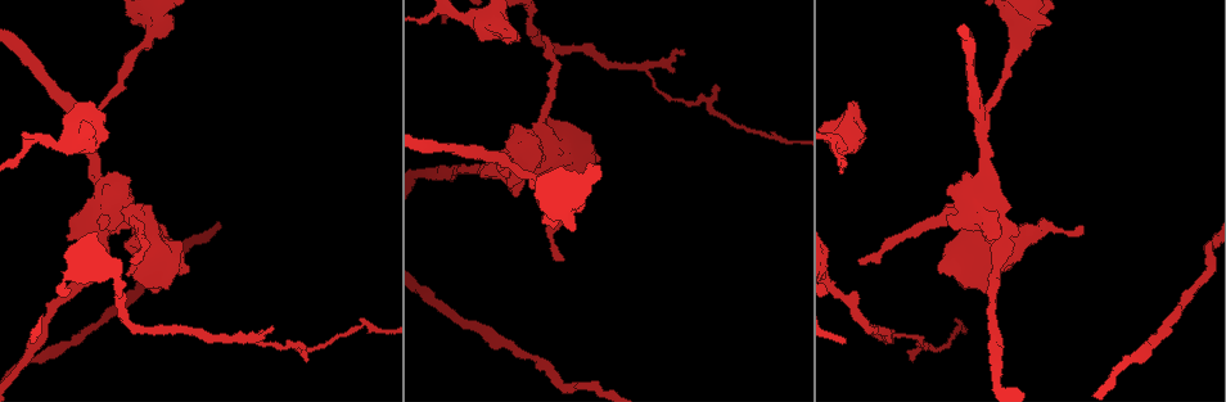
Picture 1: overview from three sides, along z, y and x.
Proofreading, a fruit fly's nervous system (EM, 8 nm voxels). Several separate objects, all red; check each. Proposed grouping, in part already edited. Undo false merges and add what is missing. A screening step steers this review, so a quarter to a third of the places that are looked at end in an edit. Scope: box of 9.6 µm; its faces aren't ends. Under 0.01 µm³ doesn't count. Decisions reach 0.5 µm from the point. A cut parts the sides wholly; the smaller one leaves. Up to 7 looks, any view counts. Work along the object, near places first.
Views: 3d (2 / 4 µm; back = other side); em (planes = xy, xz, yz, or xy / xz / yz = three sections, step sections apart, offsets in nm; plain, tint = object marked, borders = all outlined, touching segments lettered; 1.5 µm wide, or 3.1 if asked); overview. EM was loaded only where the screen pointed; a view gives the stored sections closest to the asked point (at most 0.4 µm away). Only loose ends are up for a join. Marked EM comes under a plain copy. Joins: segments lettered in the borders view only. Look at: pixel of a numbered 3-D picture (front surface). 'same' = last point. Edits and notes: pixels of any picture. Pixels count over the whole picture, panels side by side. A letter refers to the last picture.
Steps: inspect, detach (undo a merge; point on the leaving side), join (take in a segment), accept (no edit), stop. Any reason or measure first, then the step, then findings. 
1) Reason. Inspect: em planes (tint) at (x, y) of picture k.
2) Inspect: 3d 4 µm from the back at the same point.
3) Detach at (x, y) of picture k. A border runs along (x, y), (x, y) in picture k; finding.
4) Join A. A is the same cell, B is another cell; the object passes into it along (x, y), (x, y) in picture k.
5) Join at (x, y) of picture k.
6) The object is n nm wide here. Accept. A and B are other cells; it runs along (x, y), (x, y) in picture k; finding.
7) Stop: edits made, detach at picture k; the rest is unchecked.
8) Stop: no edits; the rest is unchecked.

End of a long branch. Inspect: 3d 2 µm at (563, 258) of picture 1.

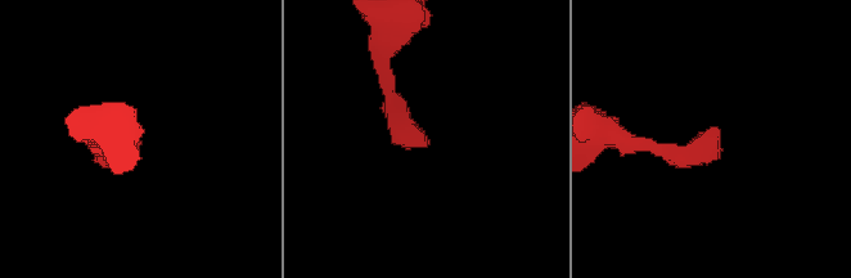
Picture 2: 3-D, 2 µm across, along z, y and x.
Need the tissue. Inspect: em planes (borders) at (423, 145) of picture 2.

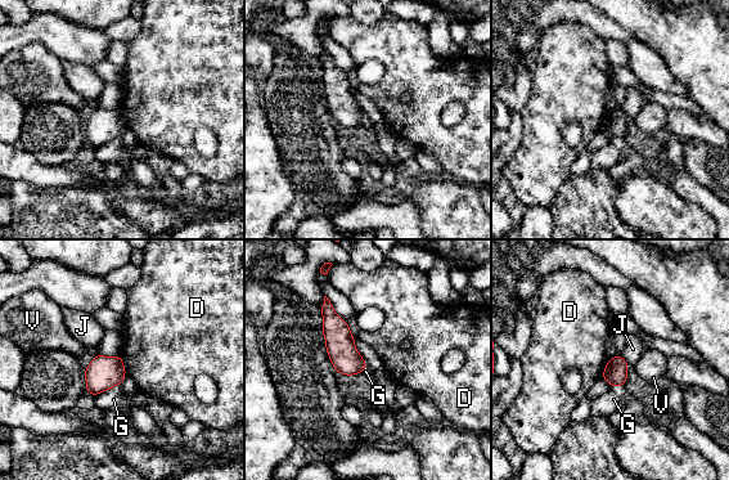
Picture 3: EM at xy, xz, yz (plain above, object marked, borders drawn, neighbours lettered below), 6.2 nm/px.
Accept. D, G, J and V are other cells; a border runs along (620, 355), (628, 364) in picture 3; none of them fits.

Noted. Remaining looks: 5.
Stops while still wide. Inspect: em yz step 8 (borders) at (107, 133) of picture 1.

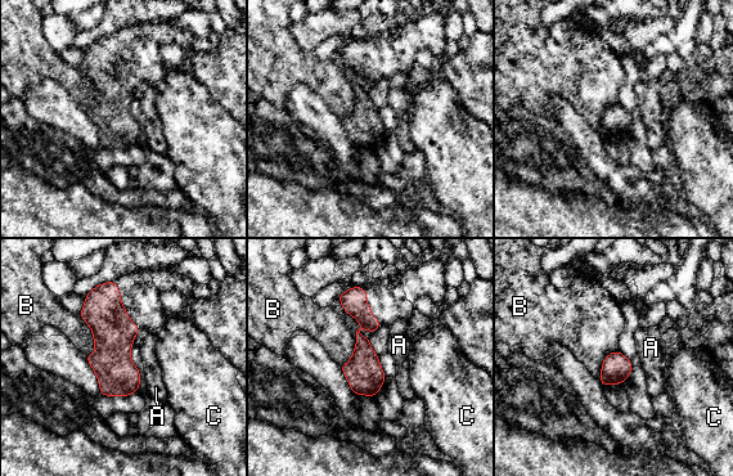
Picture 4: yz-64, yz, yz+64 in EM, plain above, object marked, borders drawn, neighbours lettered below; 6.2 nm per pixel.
Cut it another way. Inspect: em planes (borders) at the same point.

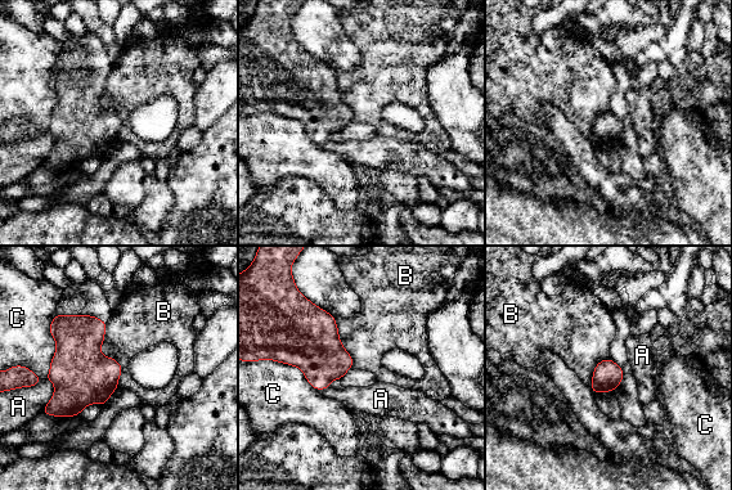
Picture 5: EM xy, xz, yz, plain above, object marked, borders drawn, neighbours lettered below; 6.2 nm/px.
The longest contact is with C, 420 nm. Accept. A, B and C are other cells; a border runs along (335, 319), (353, 367) in picture 5; no lettered segment goes on from it.

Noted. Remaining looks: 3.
Long arm stops here. Inspect: em yz step 4 (tint) at (545, 36) of picture 1.

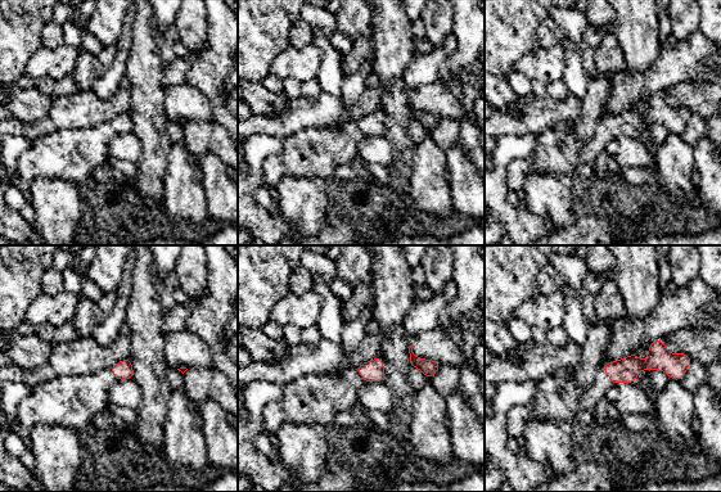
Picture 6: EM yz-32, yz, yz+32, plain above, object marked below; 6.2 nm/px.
Cut it another way. Inspect: em planes (borders) at the same point.

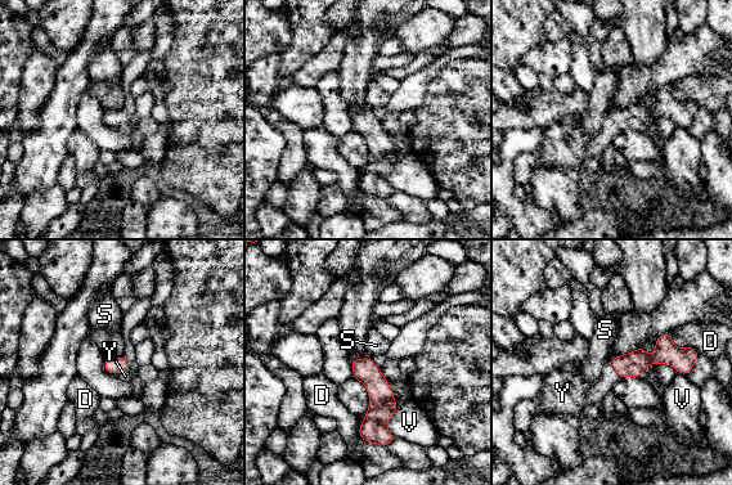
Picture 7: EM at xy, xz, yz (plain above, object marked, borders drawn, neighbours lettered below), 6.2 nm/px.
The longest contact is with D, 240 nm. Join Y. Y is the same cell, D, S and V are other cells; the object passes into it along (120, 364), (121, 372), (125, 376) in picture 7; it goes on there.

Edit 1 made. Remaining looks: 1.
Stop: edits made, join at picture 7; the rest is unchecked.

